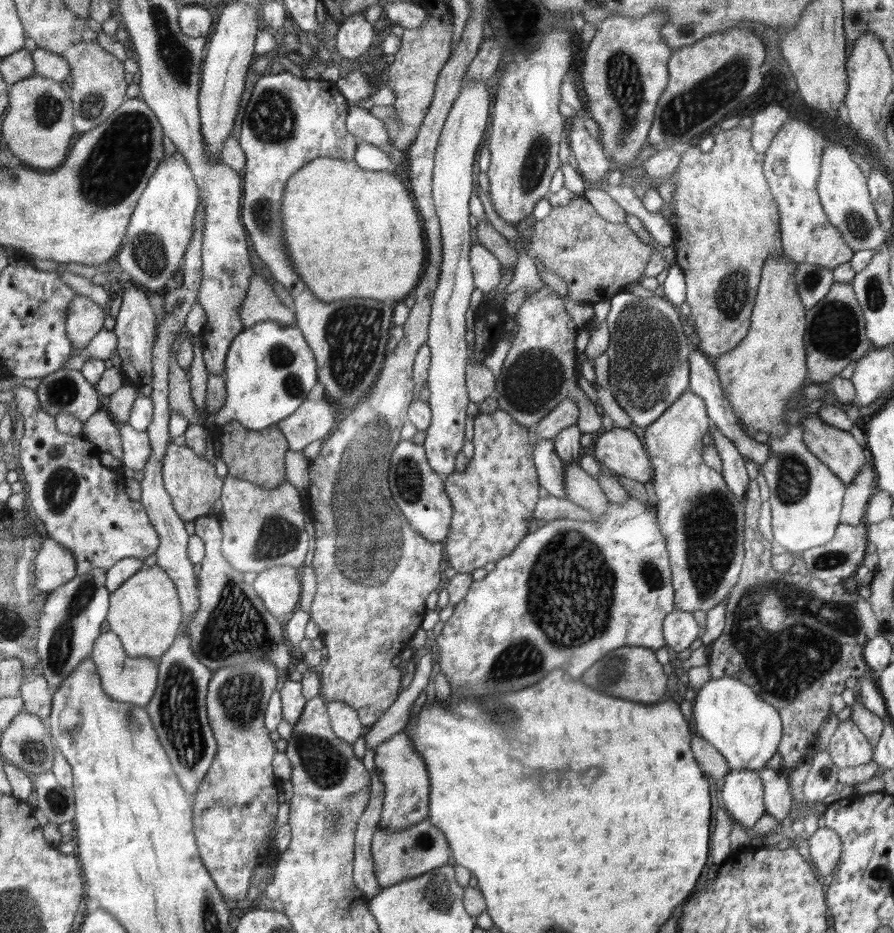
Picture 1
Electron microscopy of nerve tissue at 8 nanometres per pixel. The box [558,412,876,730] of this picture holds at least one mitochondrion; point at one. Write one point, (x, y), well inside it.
(811, 644)

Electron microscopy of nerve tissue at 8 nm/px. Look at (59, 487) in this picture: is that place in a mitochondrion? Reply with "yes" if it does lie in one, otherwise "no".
yes

